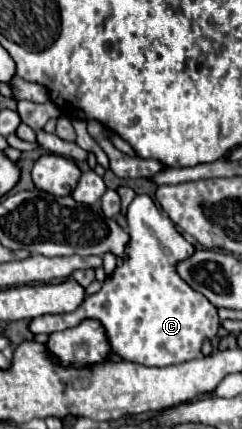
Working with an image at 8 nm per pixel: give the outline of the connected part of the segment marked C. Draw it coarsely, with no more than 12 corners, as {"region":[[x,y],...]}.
{"region":[[149,196],[127,208],[129,260],[75,312],[33,334],[99,320],[143,366],[199,358],[217,308],[173,262],[193,254]]}

